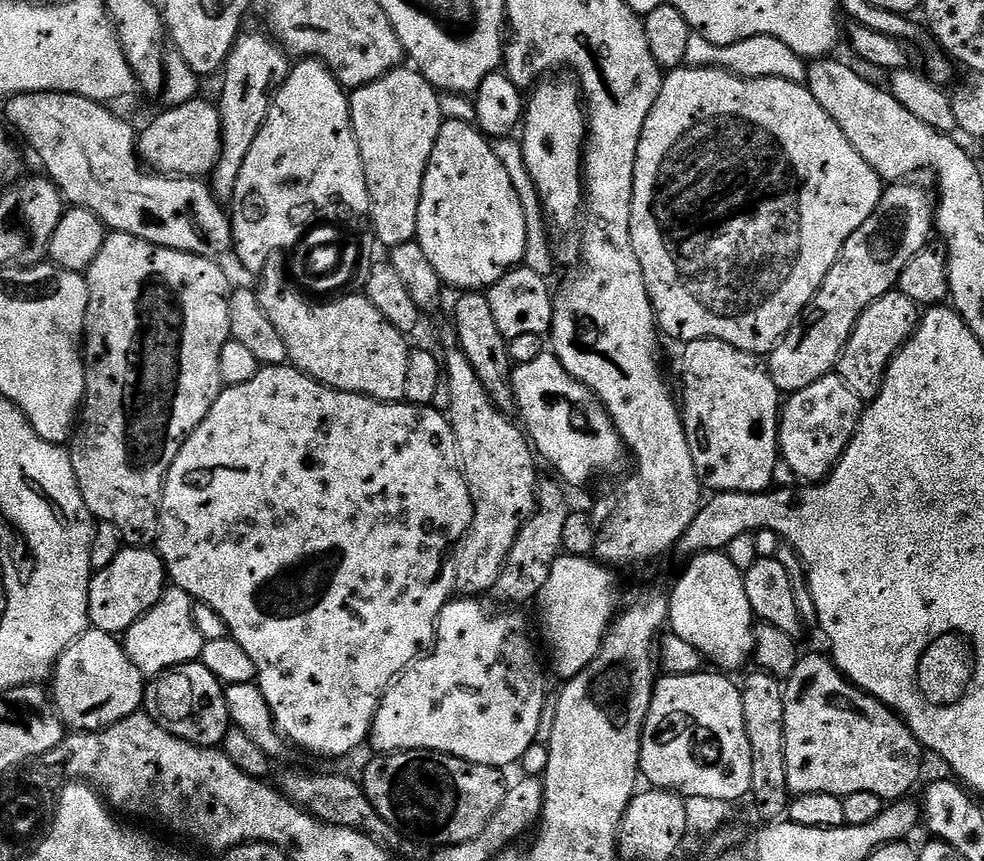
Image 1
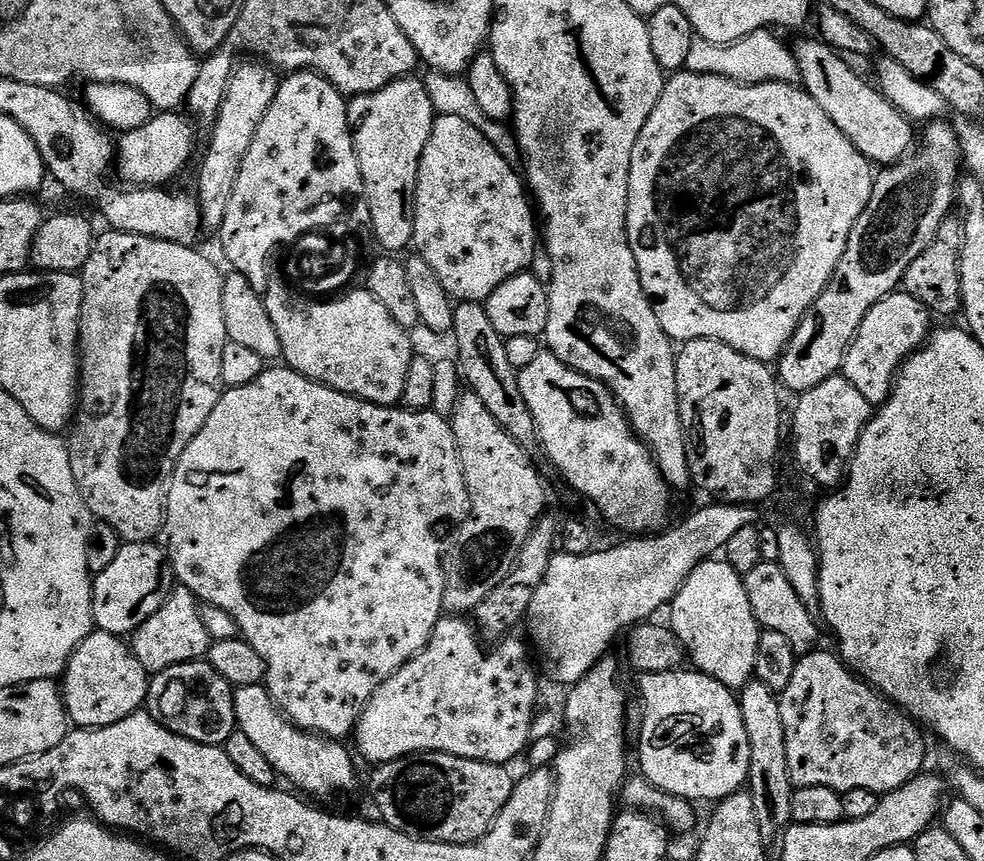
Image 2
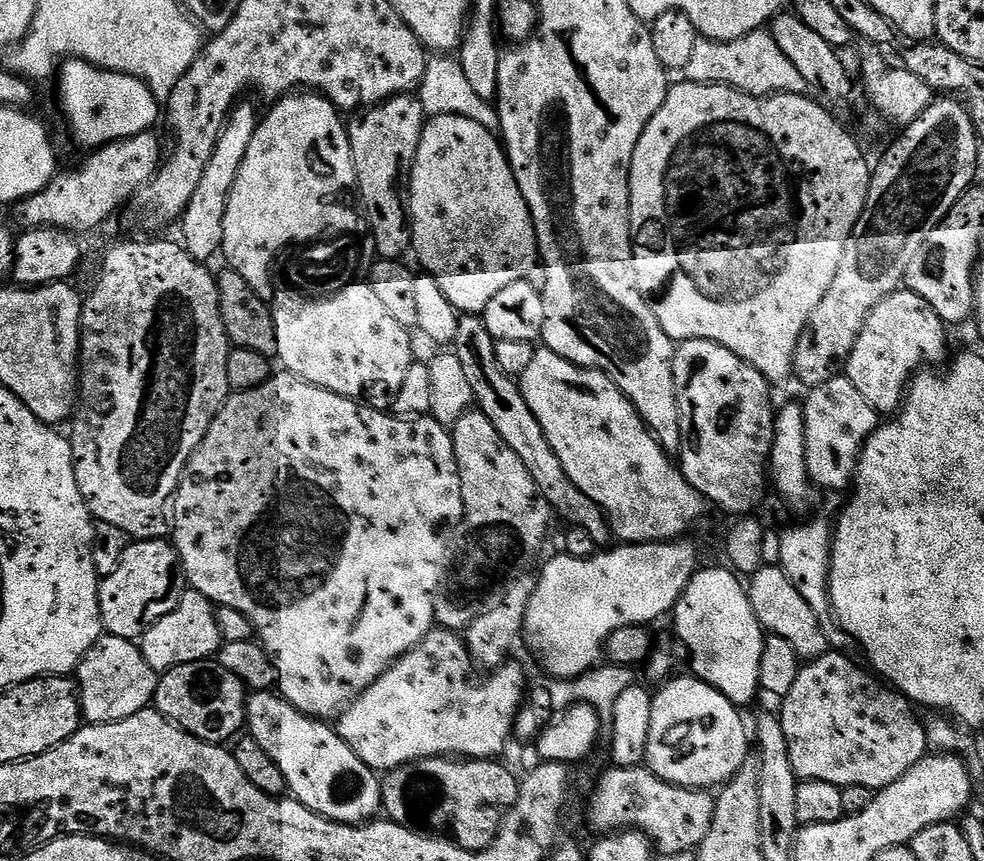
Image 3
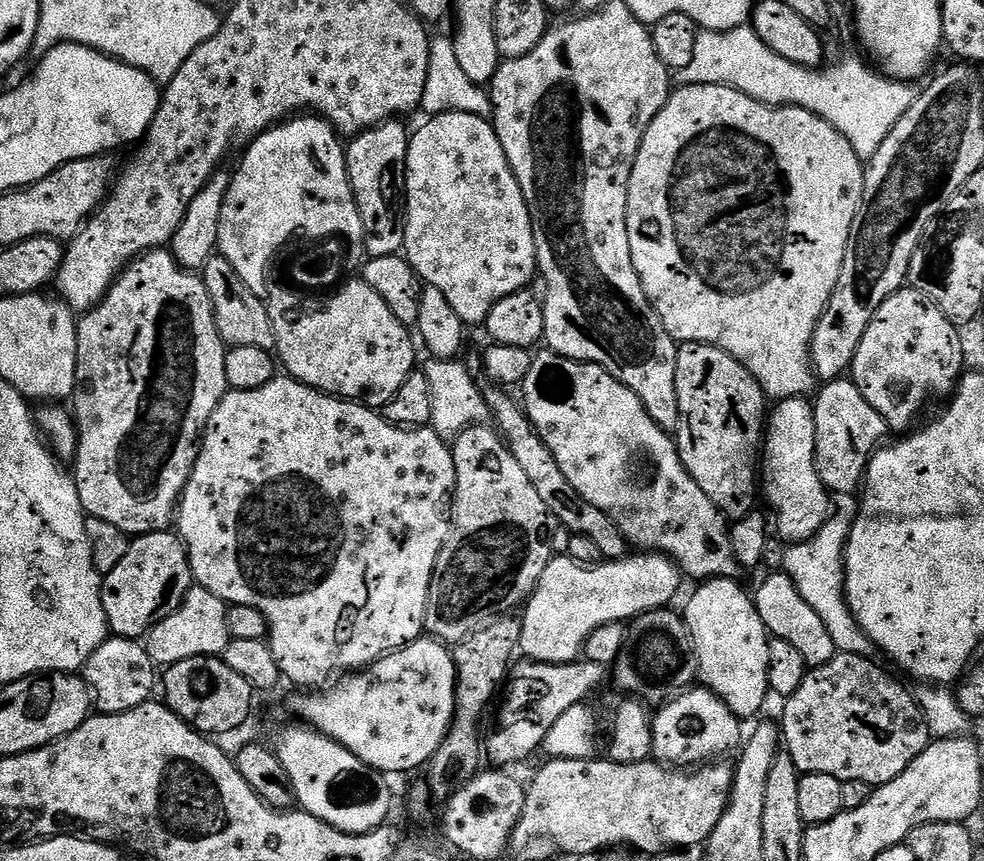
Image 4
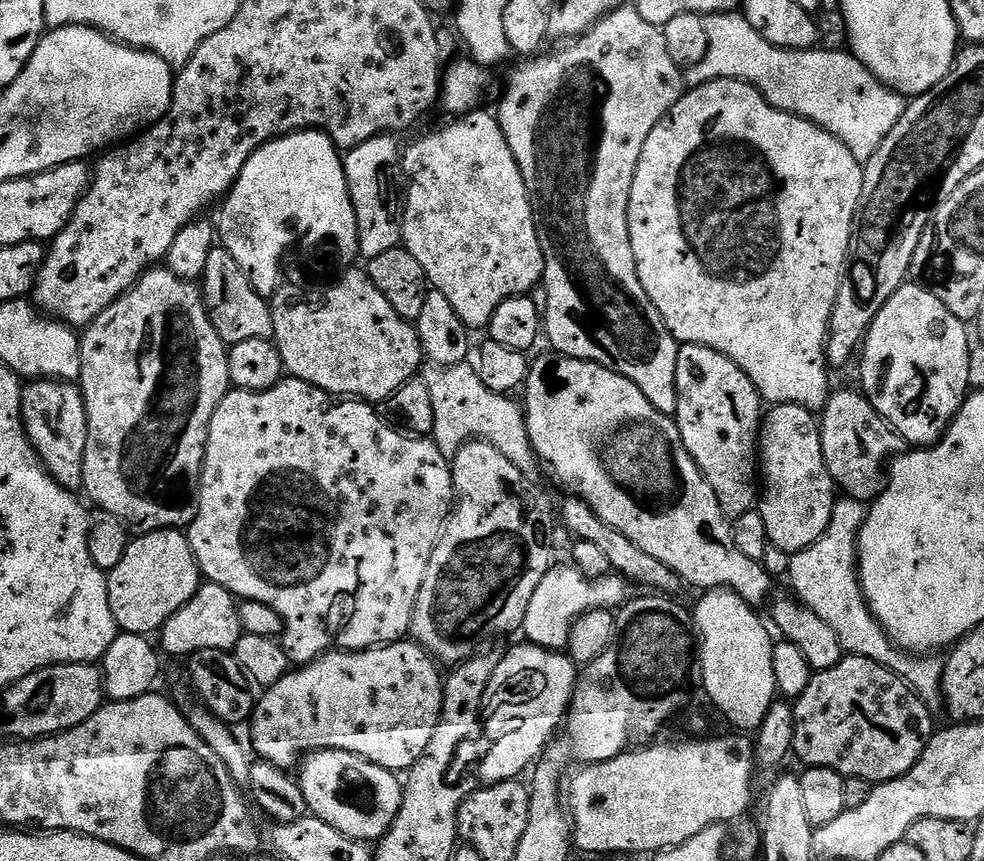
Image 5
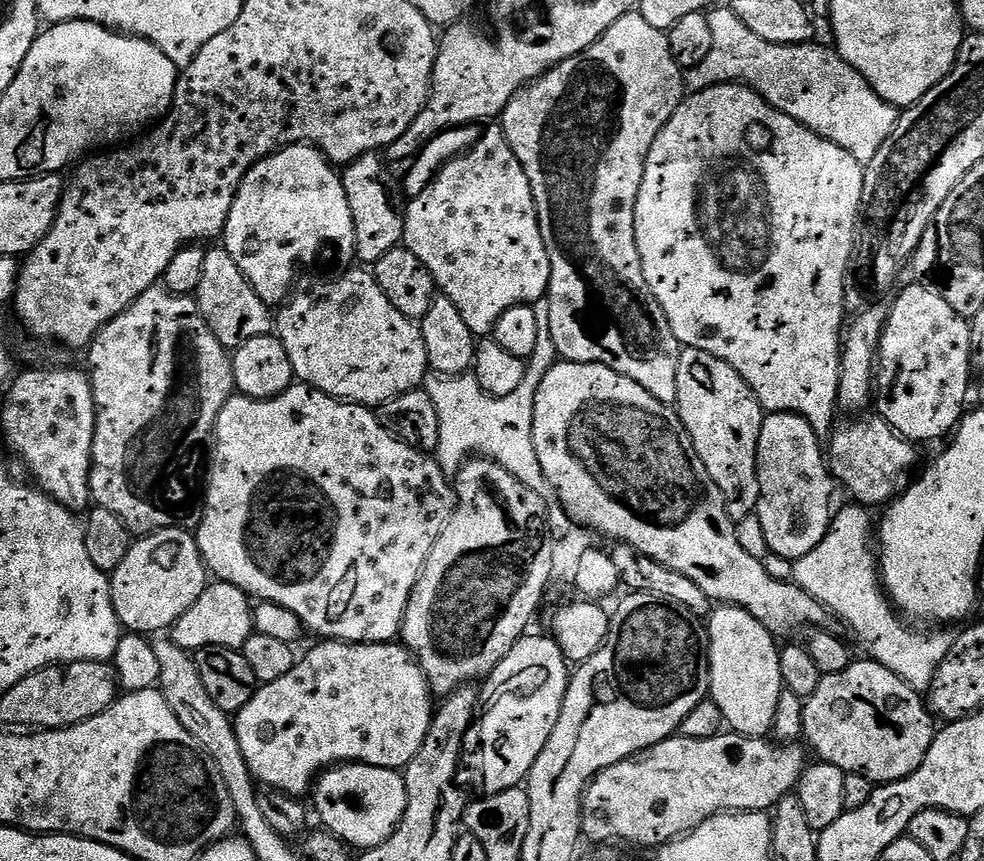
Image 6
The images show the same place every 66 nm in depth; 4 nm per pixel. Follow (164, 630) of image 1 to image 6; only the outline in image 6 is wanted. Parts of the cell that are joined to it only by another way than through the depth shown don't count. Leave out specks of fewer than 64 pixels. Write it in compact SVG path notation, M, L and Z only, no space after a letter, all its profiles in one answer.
M223 582L209 583L202 598L178 618L178 622L170 629L170 638L179 648L189 654L195 654L202 648L234 648L243 649L252 635L252 610L254 604L248 593L233 584Z

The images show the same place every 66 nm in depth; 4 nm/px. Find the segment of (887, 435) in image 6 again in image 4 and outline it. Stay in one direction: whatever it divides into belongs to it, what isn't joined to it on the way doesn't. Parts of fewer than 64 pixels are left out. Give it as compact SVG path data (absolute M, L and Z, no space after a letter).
M851 378L827 381L815 396L812 408L817 472L829 493L855 493L863 485L870 454L885 443L884 435L889 435L888 424L862 398L862 390Z

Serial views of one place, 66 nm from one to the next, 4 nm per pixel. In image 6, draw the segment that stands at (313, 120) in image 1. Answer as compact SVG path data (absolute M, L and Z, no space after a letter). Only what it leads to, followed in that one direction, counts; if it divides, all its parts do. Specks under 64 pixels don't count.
M306 143L292 144L265 160L259 160L246 178L242 178L234 206L230 206L230 214L226 218L222 247L234 262L238 262L238 270L242 270L254 294L258 294L270 310L276 310L289 299L297 283L296 268L298 272L308 255L314 254L316 244L320 244L320 236L336 236L336 244L344 248L344 260L356 260L354 218L350 214L350 202L346 198L341 173L329 164L319 148Z

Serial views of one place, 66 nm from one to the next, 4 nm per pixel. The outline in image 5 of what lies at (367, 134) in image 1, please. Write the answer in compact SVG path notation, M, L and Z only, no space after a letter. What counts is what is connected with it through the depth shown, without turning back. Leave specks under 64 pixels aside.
M395 135L375 136L362 146L347 149L343 157L344 173L358 222L358 246L360 256L365 261L386 254L386 250L401 247L404 235L404 202L406 188L400 185L400 168L402 164L402 144Z

